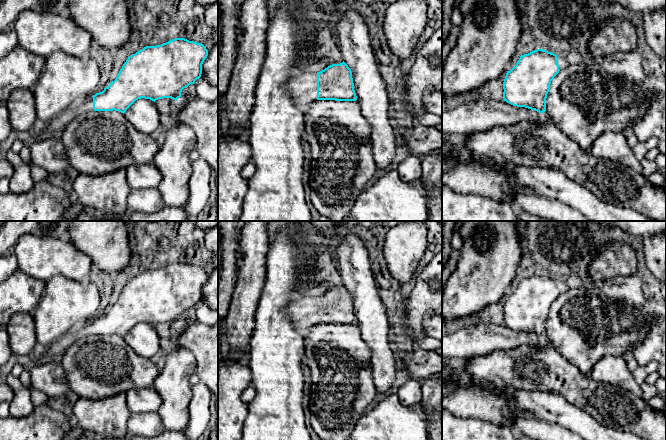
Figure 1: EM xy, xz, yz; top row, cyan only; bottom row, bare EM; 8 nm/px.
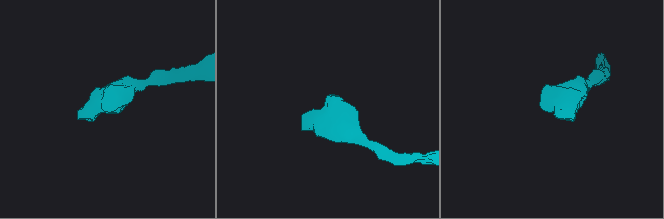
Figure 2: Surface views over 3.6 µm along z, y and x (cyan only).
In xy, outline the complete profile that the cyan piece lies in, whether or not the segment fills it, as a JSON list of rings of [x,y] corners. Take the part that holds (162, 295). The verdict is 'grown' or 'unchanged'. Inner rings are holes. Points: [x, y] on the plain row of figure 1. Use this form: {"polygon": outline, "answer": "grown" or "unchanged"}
{"polygon": [[[175,262],[161,269],[146,270],[128,281],[116,303],[108,311],[55,340],[46,347],[43,356],[63,354],[71,344],[87,336],[115,334],[124,338],[136,324],[141,322],[154,326],[162,322],[176,325],[181,321],[184,312],[194,308],[201,301],[202,288],[207,280],[208,274],[203,268],[185,262]]], "answer": "grown"}

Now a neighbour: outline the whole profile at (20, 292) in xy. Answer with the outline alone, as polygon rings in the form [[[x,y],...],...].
[[[20,270],[0,283],[0,326],[6,327],[15,313],[31,313],[38,305],[45,286],[46,282]]]

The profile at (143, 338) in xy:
[[[141,322],[124,337],[125,342],[141,357],[152,358],[160,348],[160,338],[155,326]]]

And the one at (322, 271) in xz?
[[[324,251],[320,254],[309,253],[307,257],[307,272],[306,272],[306,288],[319,286],[324,289],[324,293],[332,288],[340,288],[344,285],[344,281],[339,271],[338,264],[332,259],[332,256]]]

